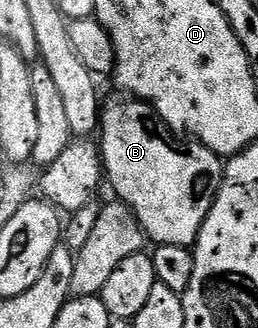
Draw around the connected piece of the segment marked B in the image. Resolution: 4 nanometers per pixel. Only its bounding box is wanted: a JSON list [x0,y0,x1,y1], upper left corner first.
[98,96,225,246]

